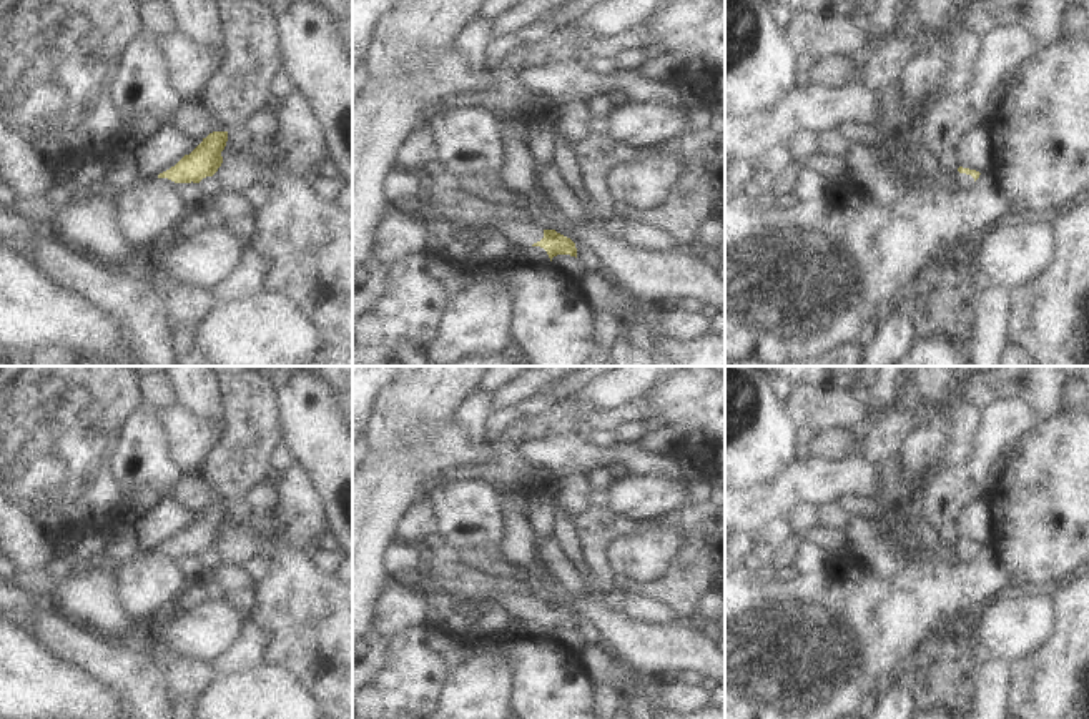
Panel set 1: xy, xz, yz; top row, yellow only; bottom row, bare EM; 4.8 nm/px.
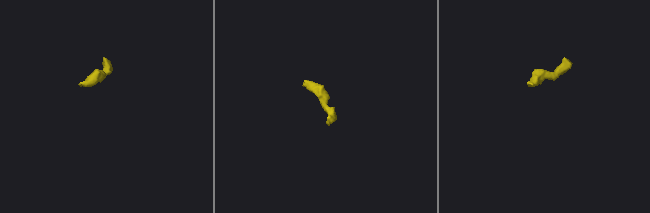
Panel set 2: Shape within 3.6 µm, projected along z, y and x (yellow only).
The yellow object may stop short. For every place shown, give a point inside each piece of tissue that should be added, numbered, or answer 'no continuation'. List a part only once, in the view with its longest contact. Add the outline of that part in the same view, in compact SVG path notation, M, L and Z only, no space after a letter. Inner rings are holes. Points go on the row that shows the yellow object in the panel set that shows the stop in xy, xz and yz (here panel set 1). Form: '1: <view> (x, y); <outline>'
1: xz (521, 233); M480 220L472 226L464 226L462 223L454 223L454 226L459 236L469 238L474 243L497 230L512 243L512 246L520 246L522 250L532 248L534 243L544 238L544 228L537 221L502 220L492 228Z

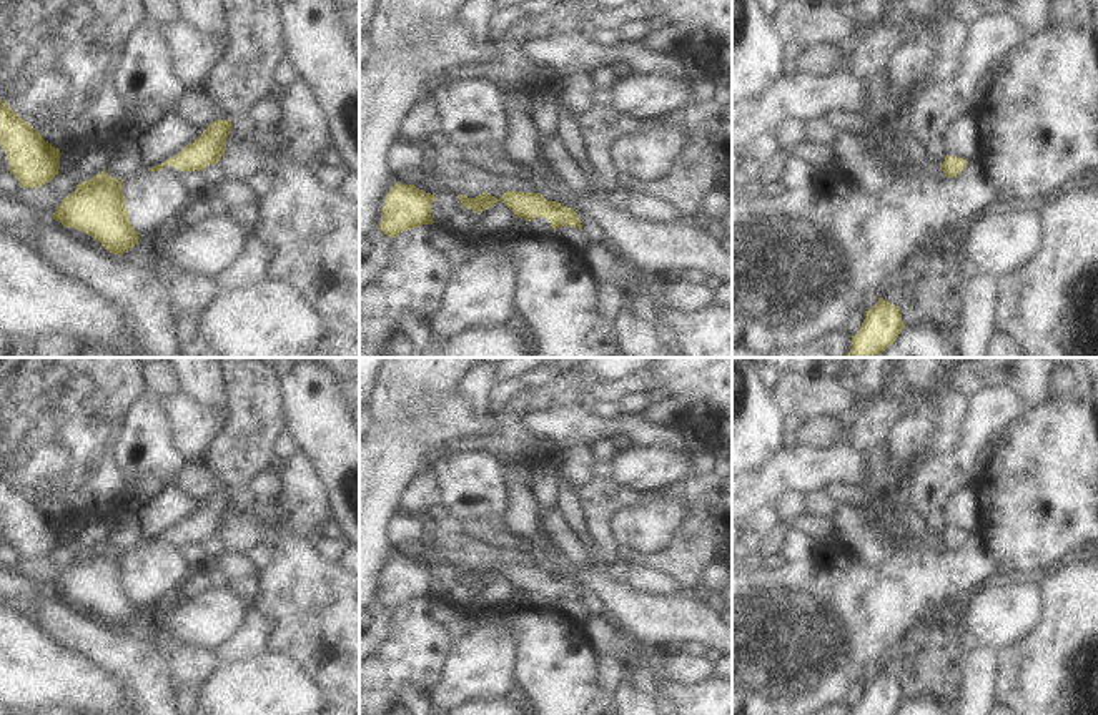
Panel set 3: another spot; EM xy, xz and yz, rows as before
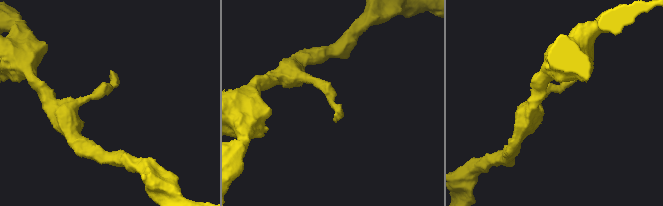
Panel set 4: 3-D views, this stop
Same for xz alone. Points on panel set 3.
no continuation

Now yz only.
no continuation

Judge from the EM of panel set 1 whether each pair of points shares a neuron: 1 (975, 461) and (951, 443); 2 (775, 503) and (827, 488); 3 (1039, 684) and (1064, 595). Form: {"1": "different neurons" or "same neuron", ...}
{"1": "different neurons", "2": "same neuron", "3": "same neuron"}

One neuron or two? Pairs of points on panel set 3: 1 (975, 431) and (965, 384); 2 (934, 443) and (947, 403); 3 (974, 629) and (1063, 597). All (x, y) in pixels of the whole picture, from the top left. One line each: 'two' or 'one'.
1: two
2: one
3: two

